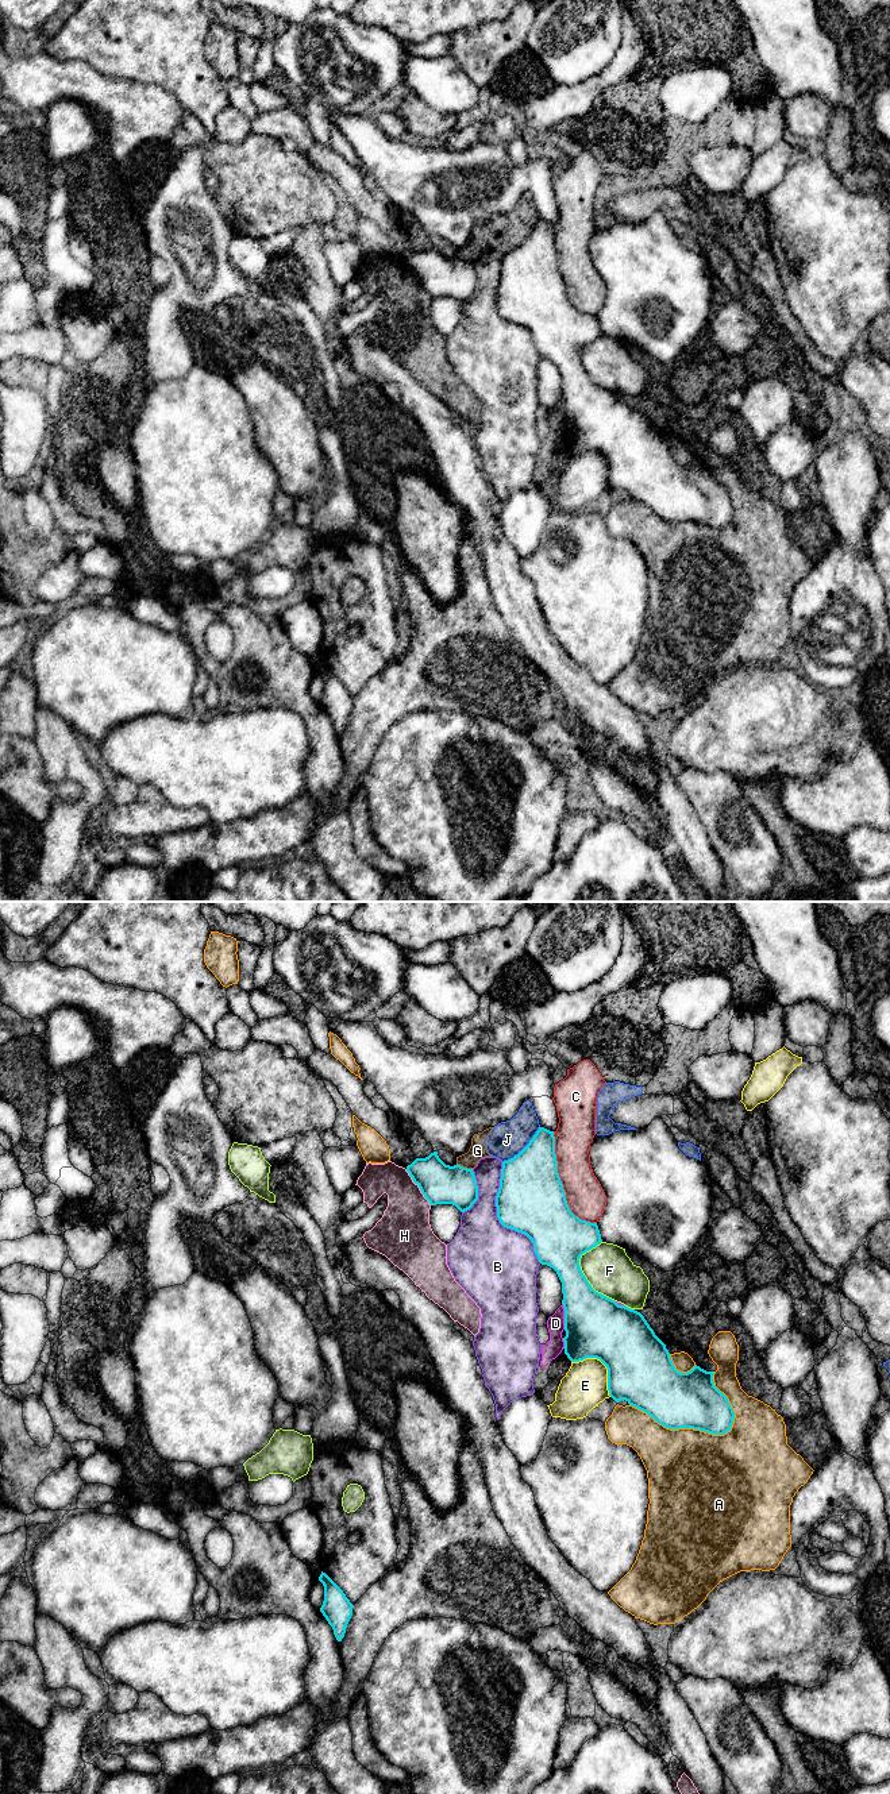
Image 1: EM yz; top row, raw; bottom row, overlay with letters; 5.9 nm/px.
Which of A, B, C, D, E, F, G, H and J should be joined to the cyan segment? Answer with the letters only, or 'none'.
none

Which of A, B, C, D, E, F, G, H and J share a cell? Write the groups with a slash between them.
A / B / C / D G J / E / F / H

